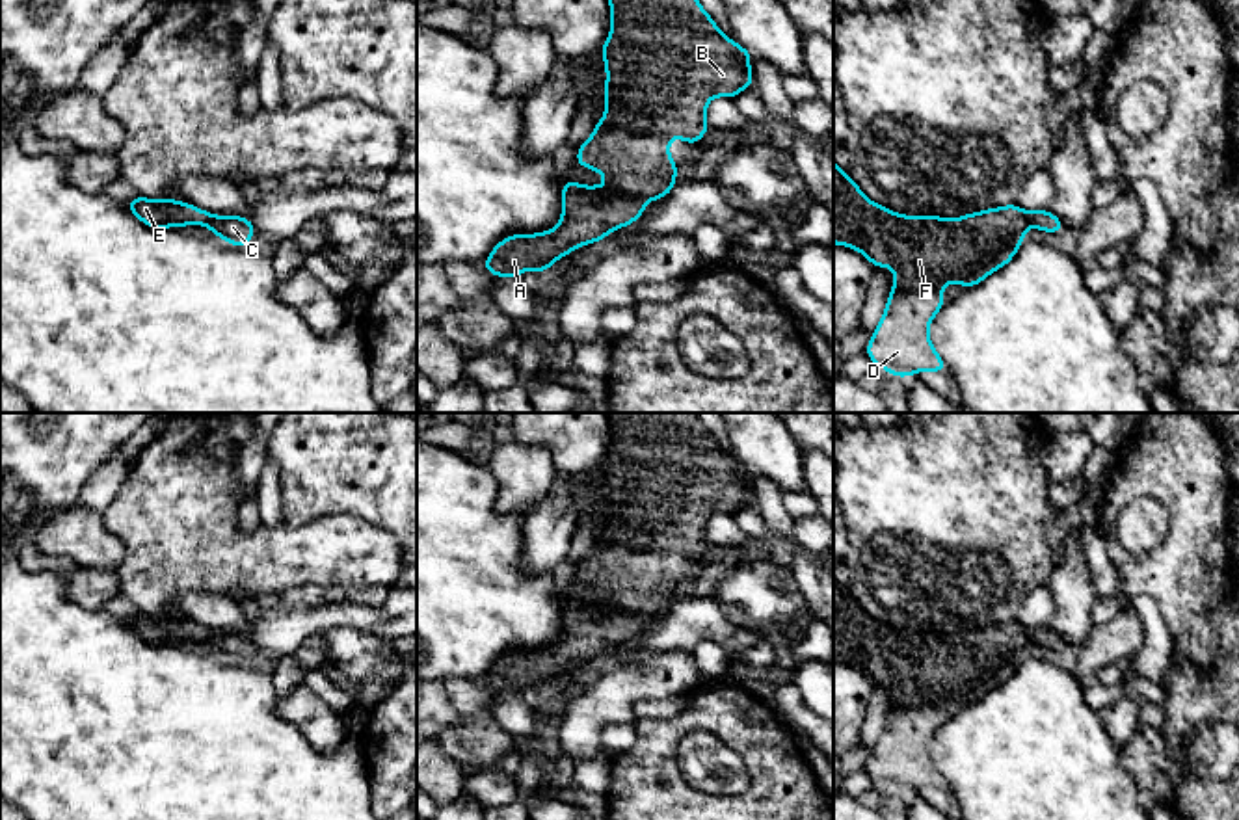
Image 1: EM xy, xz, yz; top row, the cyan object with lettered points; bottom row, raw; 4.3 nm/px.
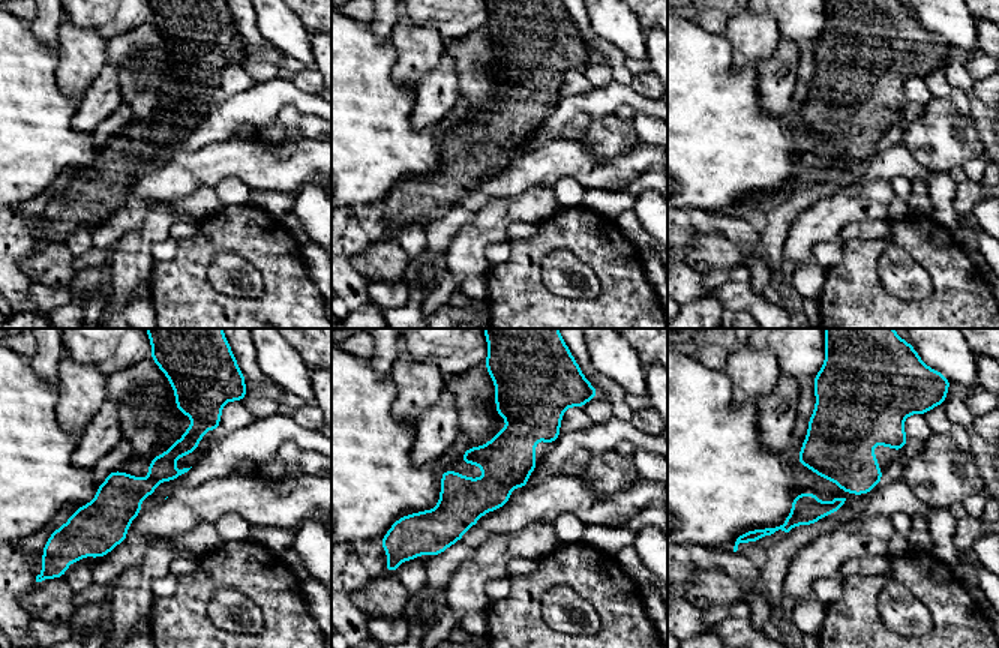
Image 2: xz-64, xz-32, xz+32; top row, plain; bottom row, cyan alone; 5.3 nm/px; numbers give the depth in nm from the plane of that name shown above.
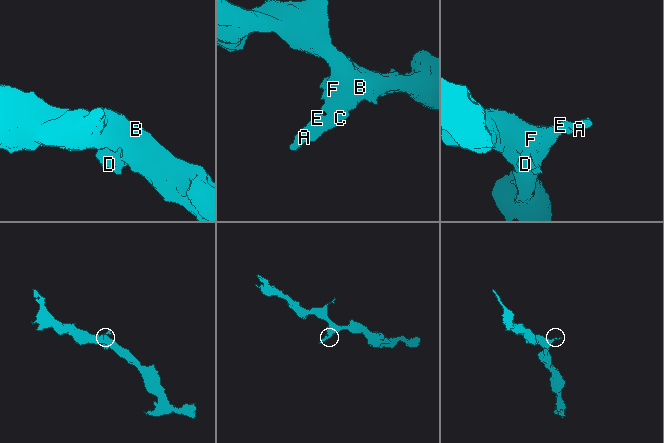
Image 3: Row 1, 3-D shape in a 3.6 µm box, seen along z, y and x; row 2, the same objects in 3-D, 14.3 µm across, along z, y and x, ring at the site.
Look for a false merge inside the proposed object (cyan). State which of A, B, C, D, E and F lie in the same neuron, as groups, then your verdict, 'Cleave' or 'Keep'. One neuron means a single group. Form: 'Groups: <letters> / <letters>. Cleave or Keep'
Groups: A B C D E F. Keep

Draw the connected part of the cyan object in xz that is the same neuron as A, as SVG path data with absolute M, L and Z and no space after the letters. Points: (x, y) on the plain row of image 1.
M608 413L612 444L601 463L606 485L605 532L593 543L593 550L579 563L575 578L595 586L605 593L601 601L584 602L566 597L562 602L560 640L545 649L512 651L500 656L482 679L495 694L519 694L526 686L538 690L549 686L558 675L588 662L612 647L634 640L646 627L647 617L666 614L675 602L677 580L670 575L670 556L675 552L696 562L709 547L705 537L707 521L713 513L735 515L742 506L753 502L750 485L752 469L726 454L696 413Z

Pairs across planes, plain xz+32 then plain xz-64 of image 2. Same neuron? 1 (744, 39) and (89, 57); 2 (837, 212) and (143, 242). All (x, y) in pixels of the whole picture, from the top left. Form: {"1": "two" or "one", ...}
{"1": "one", "2": "one"}

